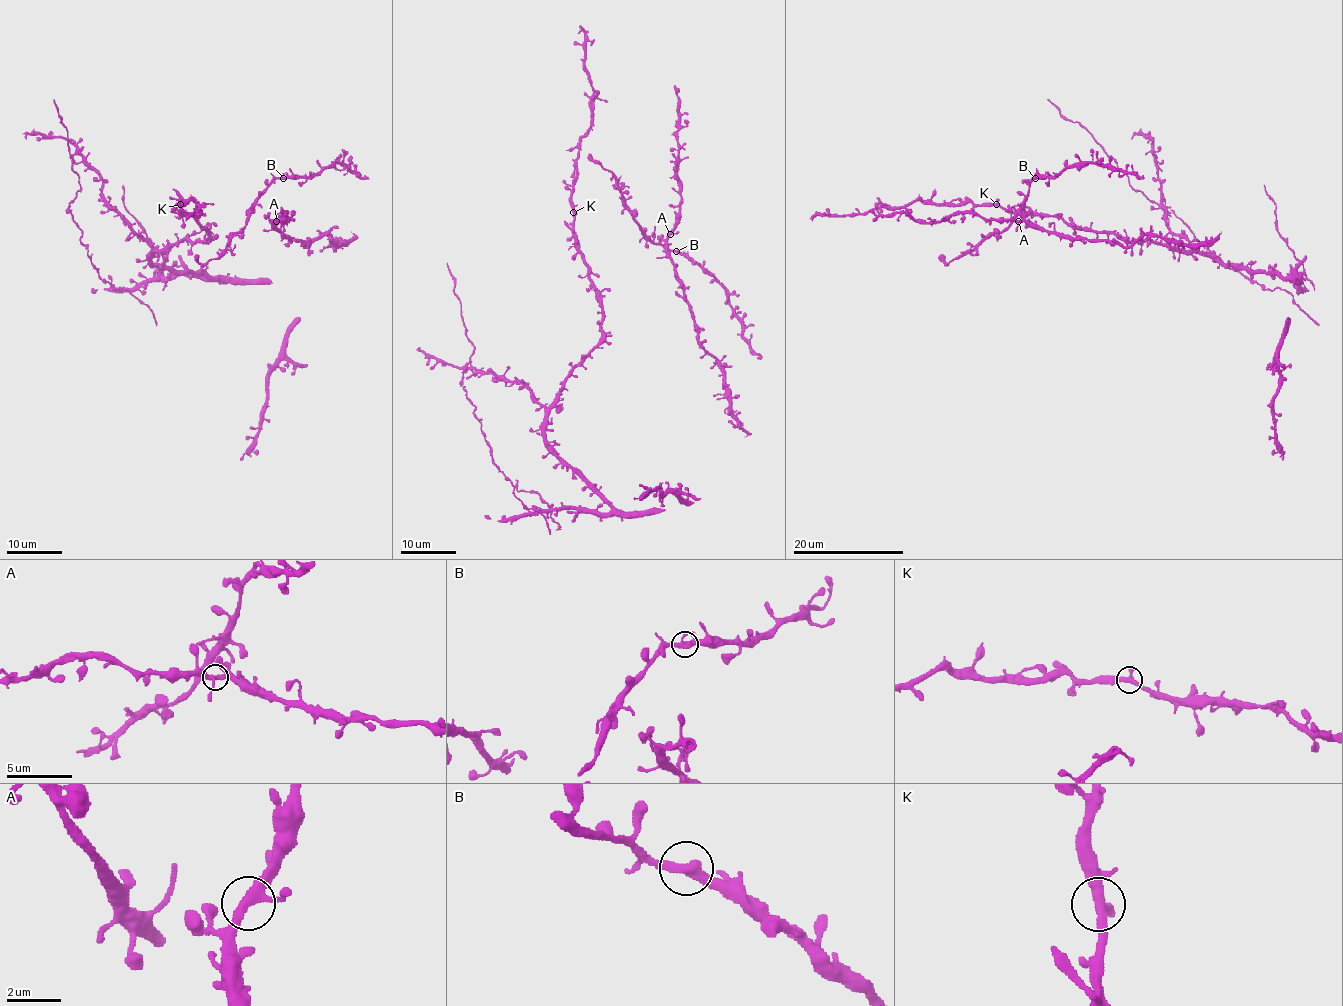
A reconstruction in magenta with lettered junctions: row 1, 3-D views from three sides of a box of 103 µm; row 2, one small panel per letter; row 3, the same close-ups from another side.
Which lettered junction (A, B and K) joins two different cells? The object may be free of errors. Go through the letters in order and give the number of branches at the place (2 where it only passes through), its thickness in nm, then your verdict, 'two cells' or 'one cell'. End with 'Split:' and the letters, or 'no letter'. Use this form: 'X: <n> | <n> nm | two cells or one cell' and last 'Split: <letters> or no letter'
A: 3 | 320 nm | one cell
B: 3 | 320 nm | one cell
K: 3 | 320 nm | one cell
Split: no letter

